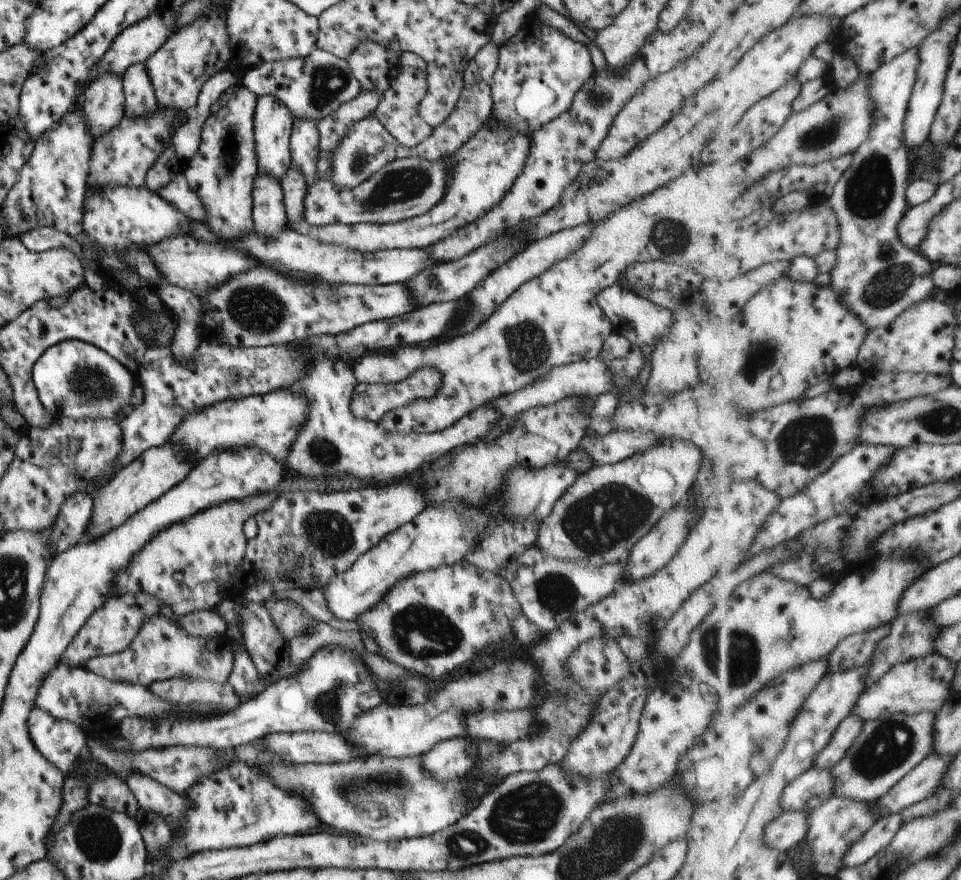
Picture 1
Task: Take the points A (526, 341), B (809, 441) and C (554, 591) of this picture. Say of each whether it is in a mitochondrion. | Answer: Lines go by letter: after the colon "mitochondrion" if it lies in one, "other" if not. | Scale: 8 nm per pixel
A: mitochondrion
B: mitochondrion
C: mitochondrion

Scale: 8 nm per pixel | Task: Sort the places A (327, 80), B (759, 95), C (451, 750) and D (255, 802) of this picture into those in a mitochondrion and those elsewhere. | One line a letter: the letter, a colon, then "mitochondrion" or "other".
A: mitochondrion
B: other
C: other
D: mitochondrion

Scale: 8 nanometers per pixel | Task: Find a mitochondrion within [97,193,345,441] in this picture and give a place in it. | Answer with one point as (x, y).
(256, 308)

